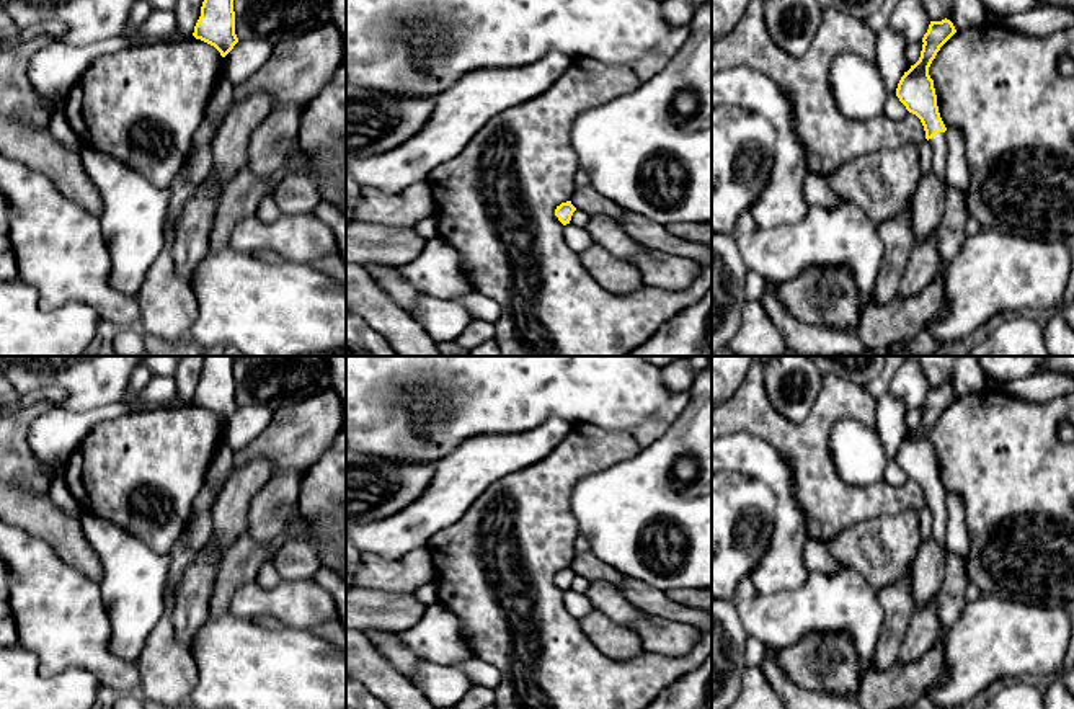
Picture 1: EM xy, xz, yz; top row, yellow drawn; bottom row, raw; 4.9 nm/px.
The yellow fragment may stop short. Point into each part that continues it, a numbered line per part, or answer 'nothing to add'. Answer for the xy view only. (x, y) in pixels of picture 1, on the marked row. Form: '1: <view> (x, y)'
nothing to add

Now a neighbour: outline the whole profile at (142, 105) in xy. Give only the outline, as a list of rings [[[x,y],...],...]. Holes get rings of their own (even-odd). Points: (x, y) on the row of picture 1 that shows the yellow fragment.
[[[194,36],[135,42],[100,56],[70,88],[64,116],[85,145],[118,158],[158,190],[170,188],[183,167],[207,101],[224,75],[220,52]]]

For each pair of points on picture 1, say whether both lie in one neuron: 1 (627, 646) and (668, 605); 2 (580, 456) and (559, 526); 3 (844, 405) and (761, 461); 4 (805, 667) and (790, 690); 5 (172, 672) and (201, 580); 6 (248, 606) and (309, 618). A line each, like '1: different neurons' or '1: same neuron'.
1: same neuron
2: same neuron
3: different neurons
4: different neurons
5: different neurons
6: same neuron

